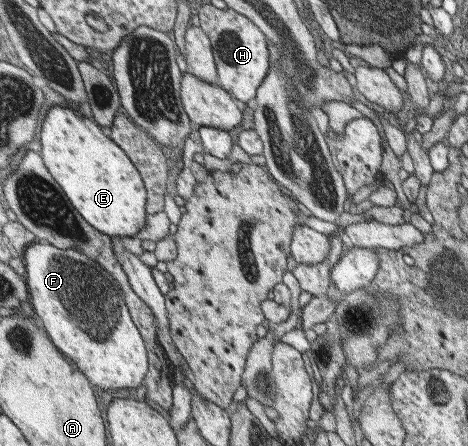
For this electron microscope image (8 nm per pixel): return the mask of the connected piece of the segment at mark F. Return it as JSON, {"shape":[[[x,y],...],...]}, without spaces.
{"shape":[[[36,242],[29,246],[22,256],[33,309],[43,321],[44,329],[49,331],[49,335],[53,335],[52,340],[57,349],[60,349],[65,357],[75,361],[80,370],[85,371],[84,374],[99,387],[135,389],[144,385],[151,363],[148,347],[132,319],[131,309],[129,304],[125,303],[125,297],[115,276],[79,248],[61,249],[53,244]]]}

